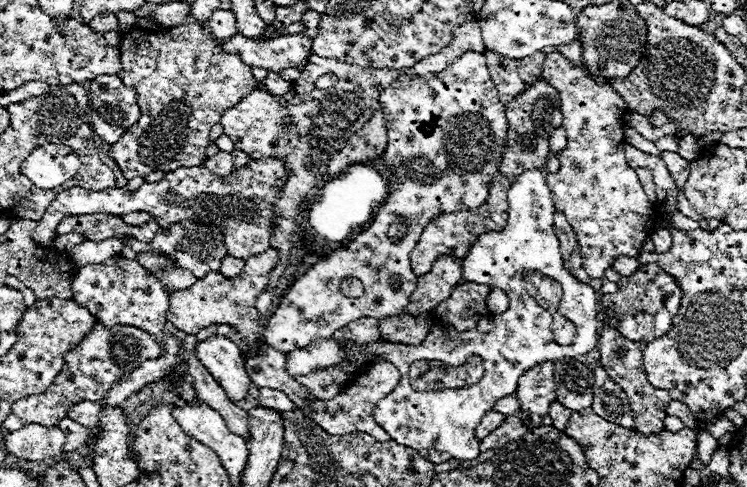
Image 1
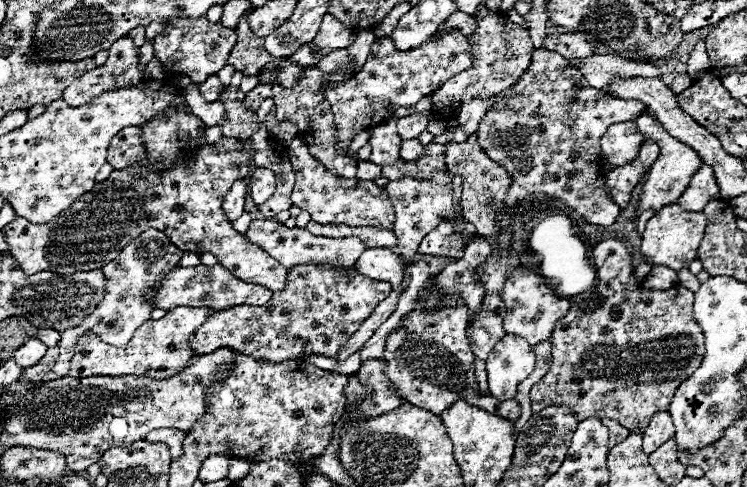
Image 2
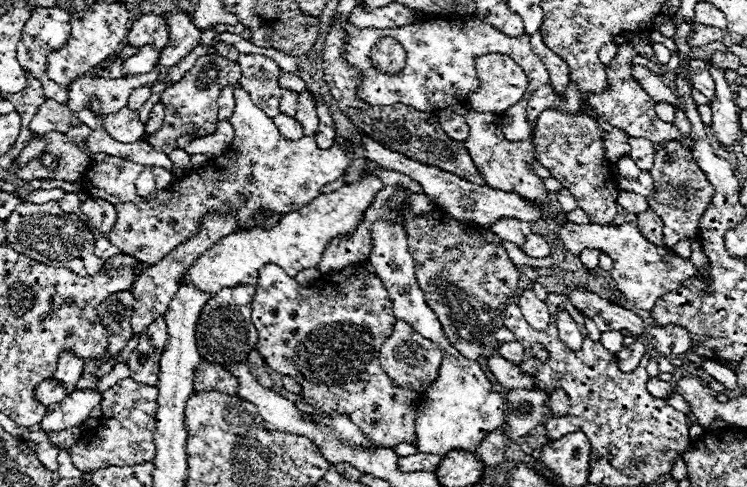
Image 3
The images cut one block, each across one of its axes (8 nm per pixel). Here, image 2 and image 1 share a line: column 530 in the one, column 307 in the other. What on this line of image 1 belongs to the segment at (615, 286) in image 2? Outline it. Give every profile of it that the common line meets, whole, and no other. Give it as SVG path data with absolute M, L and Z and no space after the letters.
M266 342L262 346L260 354L254 354L246 360L246 372L258 388L282 390L282 392L286 392L286 396L290 396L290 400L296 406L304 404L306 398L310 396L310 392L304 386L300 386L294 380L294 376L290 376L286 372L286 354L272 348Z

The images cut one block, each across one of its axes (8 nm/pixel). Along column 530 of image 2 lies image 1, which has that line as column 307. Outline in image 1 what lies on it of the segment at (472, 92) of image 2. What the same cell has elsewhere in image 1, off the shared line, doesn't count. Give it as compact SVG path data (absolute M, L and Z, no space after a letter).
M302 32L294 36L272 38L266 42L234 34L230 40L224 40L218 46L224 52L238 54L250 66L260 66L272 72L282 72L288 66L302 68L306 66L310 54L310 40Z

